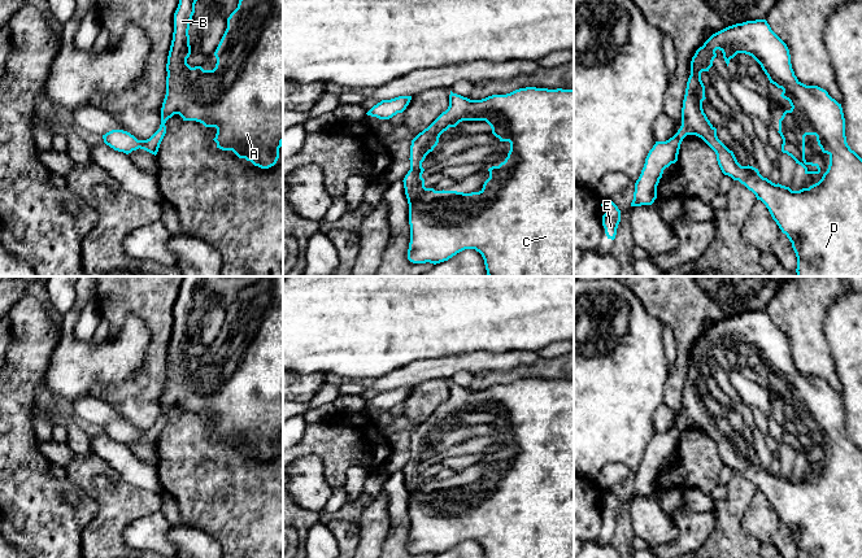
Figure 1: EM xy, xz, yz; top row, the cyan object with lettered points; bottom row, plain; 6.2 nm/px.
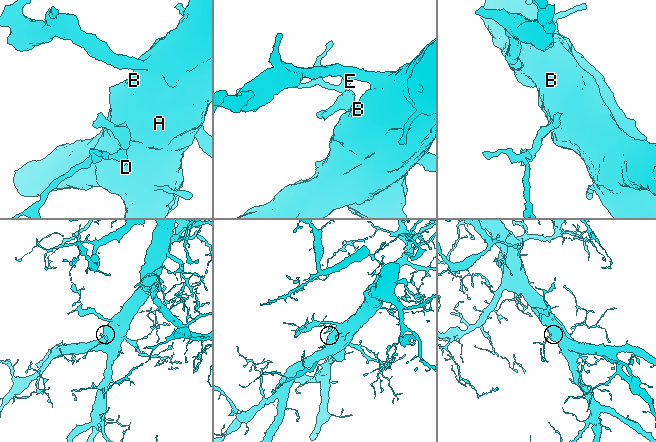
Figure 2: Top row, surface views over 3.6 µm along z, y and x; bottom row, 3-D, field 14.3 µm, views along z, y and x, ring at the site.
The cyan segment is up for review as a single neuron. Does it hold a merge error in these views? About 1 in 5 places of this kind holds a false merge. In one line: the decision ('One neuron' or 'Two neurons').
One neuron

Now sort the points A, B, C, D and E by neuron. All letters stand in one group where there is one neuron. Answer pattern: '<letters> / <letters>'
A B C D E

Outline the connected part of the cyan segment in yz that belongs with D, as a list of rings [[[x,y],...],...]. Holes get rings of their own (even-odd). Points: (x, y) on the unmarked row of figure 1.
[[[766,310],[728,317],[713,324],[696,341],[691,352],[691,366],[683,391],[682,417],[672,428],[666,432],[656,432],[649,441],[641,465],[635,474],[631,497],[654,493],[663,461],[678,452],[680,435],[687,426],[701,428],[715,443],[722,463],[739,471],[766,496],[772,510],[792,533],[797,558],[862,558],[862,449],[846,433],[841,394],[832,389],[826,380],[818,376],[806,376],[797,370],[787,335],[771,321]],[[717,340],[723,344],[727,357],[737,344],[752,346],[761,356],[770,374],[783,380],[780,387],[788,391],[792,398],[785,401],[779,410],[778,423],[783,430],[782,443],[801,455],[805,465],[819,465],[819,455],[805,450],[805,427],[815,426],[822,443],[830,446],[828,459],[818,474],[800,481],[775,475],[763,468],[758,459],[749,455],[741,457],[733,443],[718,430],[717,419],[702,400],[702,392],[706,388],[701,371],[701,363],[709,362],[713,357]]]

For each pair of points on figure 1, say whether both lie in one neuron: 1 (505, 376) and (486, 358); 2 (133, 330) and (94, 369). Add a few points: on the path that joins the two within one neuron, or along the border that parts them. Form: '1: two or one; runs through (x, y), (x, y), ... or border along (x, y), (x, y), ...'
1: two; border along (529, 365), (506, 370), (480, 370), (474, 374)
2: one; runs through (123, 340), (104, 360)

